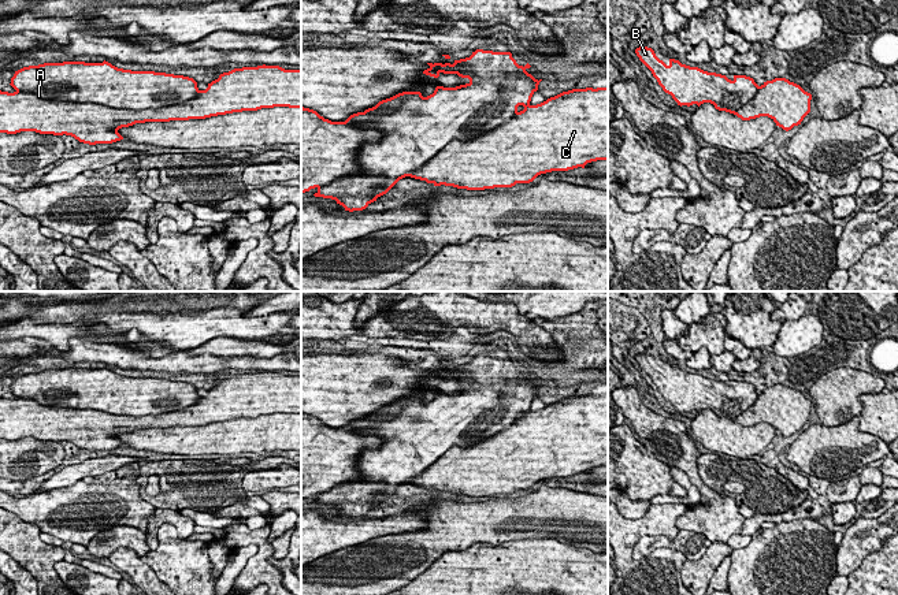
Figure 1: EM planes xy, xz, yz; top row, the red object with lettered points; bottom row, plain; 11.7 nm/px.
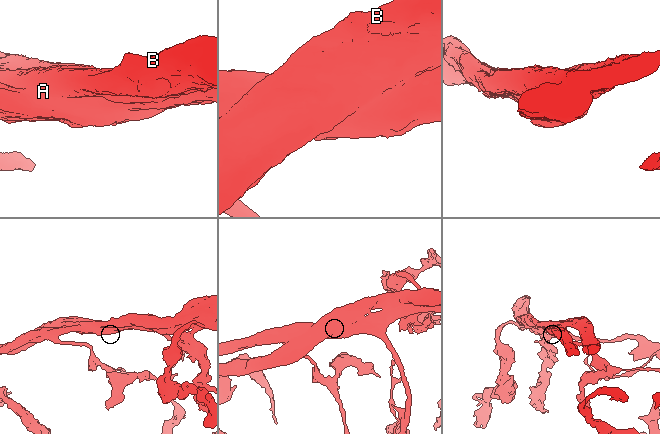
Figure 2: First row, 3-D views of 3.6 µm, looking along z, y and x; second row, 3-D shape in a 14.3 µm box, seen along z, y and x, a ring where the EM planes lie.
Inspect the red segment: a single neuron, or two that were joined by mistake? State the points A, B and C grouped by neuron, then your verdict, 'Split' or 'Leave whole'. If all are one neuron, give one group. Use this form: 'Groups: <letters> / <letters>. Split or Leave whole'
Groups: A B / C. Split

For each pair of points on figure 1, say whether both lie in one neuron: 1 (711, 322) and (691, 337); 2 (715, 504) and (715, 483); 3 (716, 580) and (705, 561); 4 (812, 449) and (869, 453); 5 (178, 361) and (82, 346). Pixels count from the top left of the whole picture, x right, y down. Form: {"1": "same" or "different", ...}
{"1": "same", "2": "different", "3": "different", "4": "same", "5": "same"}

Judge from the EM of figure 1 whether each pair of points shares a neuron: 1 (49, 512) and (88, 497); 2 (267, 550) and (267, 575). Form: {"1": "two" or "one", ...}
{"1": "one", "2": "one"}

